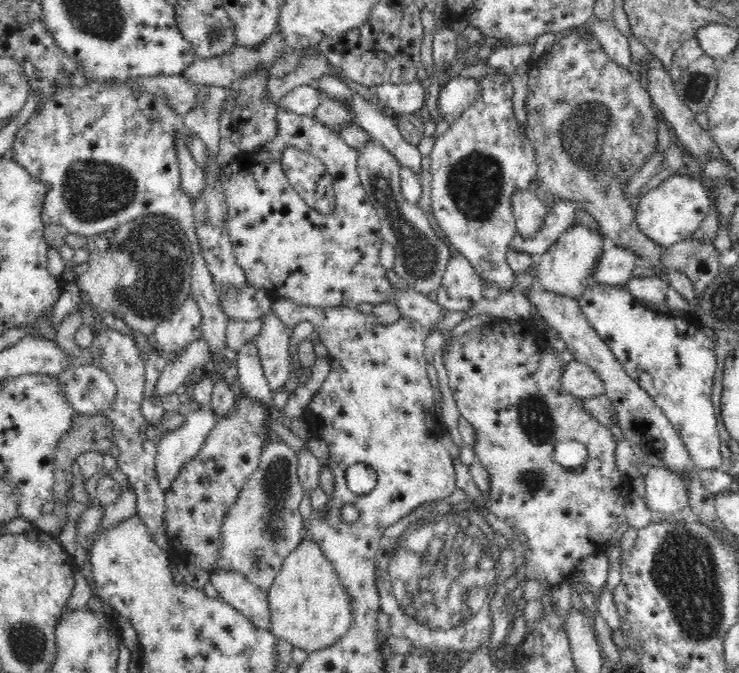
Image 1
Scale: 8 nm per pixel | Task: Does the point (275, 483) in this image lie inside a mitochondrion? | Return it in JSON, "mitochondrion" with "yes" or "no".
{"mitochondrion":"yes"}

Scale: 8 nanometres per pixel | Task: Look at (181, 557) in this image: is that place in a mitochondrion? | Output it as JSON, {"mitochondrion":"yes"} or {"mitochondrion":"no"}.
{"mitochondrion":"no"}

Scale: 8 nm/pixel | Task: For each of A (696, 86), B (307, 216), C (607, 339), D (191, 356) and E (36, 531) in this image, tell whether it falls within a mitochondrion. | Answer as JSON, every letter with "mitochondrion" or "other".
{"A":"mitochondrion","B":"other","C":"other","D":"other","E":"other"}

